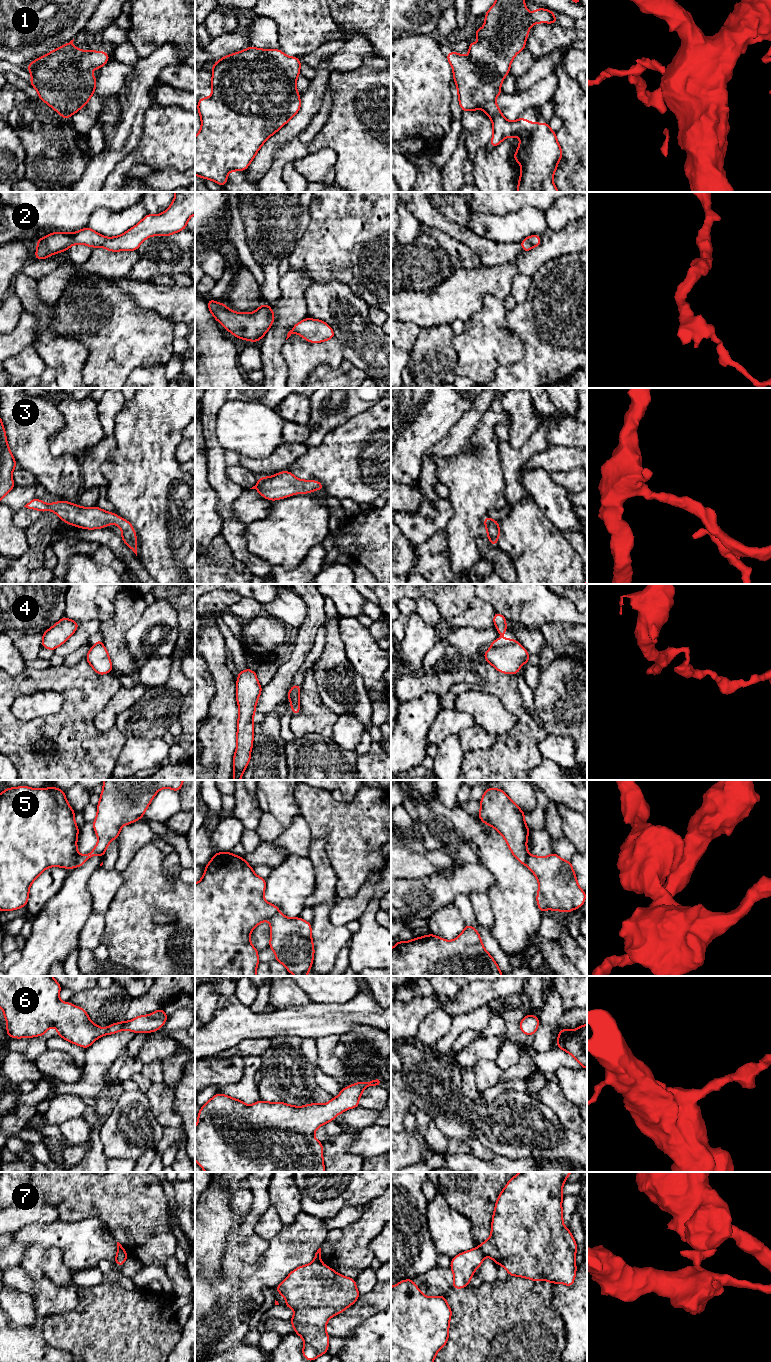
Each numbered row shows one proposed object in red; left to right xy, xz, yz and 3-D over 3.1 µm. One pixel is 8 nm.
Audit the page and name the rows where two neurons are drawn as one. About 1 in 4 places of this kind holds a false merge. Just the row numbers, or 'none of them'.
4, 5, 7

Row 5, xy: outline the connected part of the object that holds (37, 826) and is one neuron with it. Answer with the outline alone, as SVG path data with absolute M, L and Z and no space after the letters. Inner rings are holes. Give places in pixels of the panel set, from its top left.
M51 787L6 788L0 794L0 911L26 907L30 885L49 867L72 869L79 853L75 811L68 804L65 791Z

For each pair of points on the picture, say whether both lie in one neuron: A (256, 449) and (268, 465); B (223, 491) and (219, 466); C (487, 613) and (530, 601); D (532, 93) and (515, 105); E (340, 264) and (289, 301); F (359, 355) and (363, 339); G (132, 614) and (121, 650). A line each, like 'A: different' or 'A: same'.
A: different
B: same
C: different
D: same
E: different
F: same
G: same

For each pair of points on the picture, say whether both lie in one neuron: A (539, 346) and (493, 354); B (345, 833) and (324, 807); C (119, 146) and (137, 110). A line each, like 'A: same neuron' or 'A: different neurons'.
A: different neurons
B: same neuron
C: same neuron

